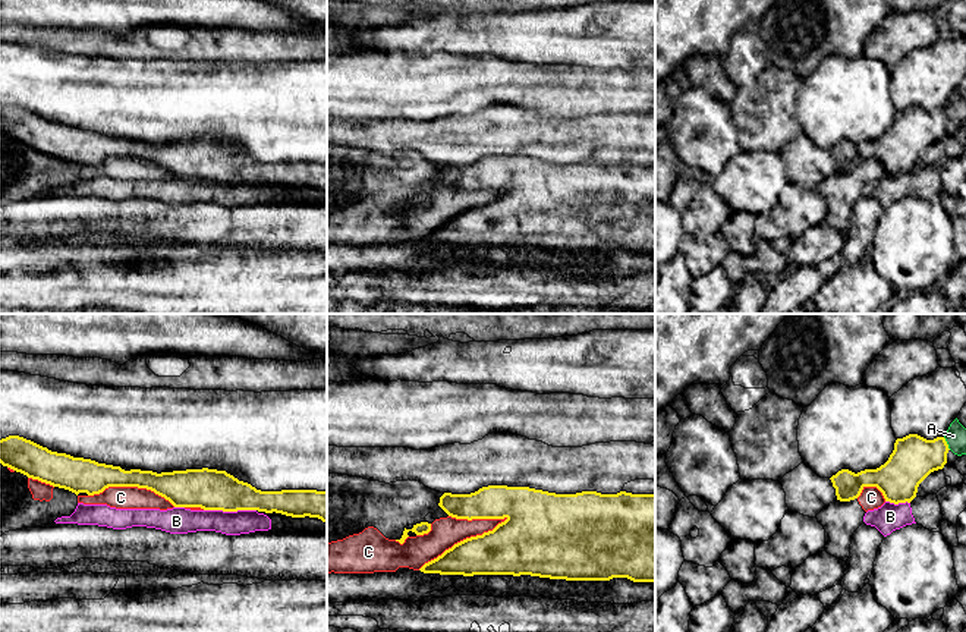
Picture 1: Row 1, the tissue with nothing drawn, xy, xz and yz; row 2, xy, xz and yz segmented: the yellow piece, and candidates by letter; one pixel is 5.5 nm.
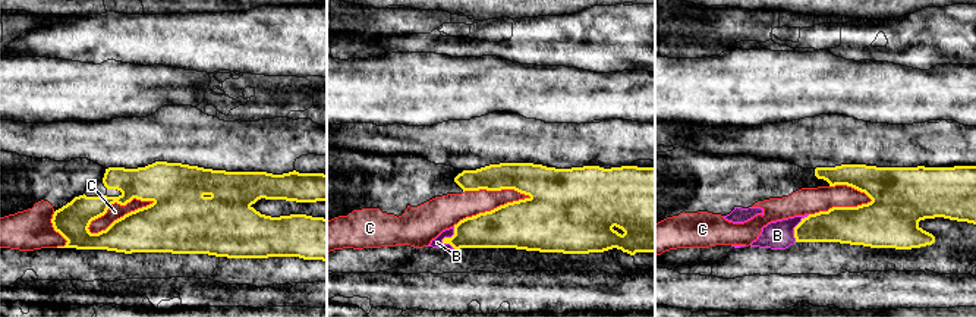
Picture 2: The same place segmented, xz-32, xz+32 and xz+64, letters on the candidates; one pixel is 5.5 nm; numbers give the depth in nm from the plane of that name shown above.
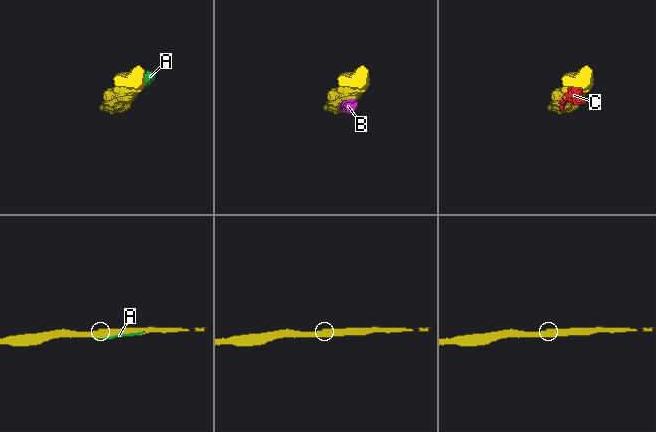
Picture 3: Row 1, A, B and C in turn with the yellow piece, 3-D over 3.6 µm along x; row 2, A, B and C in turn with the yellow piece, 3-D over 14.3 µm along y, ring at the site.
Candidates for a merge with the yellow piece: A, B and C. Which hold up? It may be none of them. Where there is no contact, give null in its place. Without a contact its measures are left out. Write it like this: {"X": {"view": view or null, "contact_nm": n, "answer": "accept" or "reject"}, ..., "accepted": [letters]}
{"A": {"view": "yz", "contact_nm": 80, "answer": "reject"}, "B": {"view": "xy", "contact_nm": 280, "answer": "reject"}, "C": {"view": "xz", "contact_nm": 550, "answer": "reject"}, "accepted": []}

